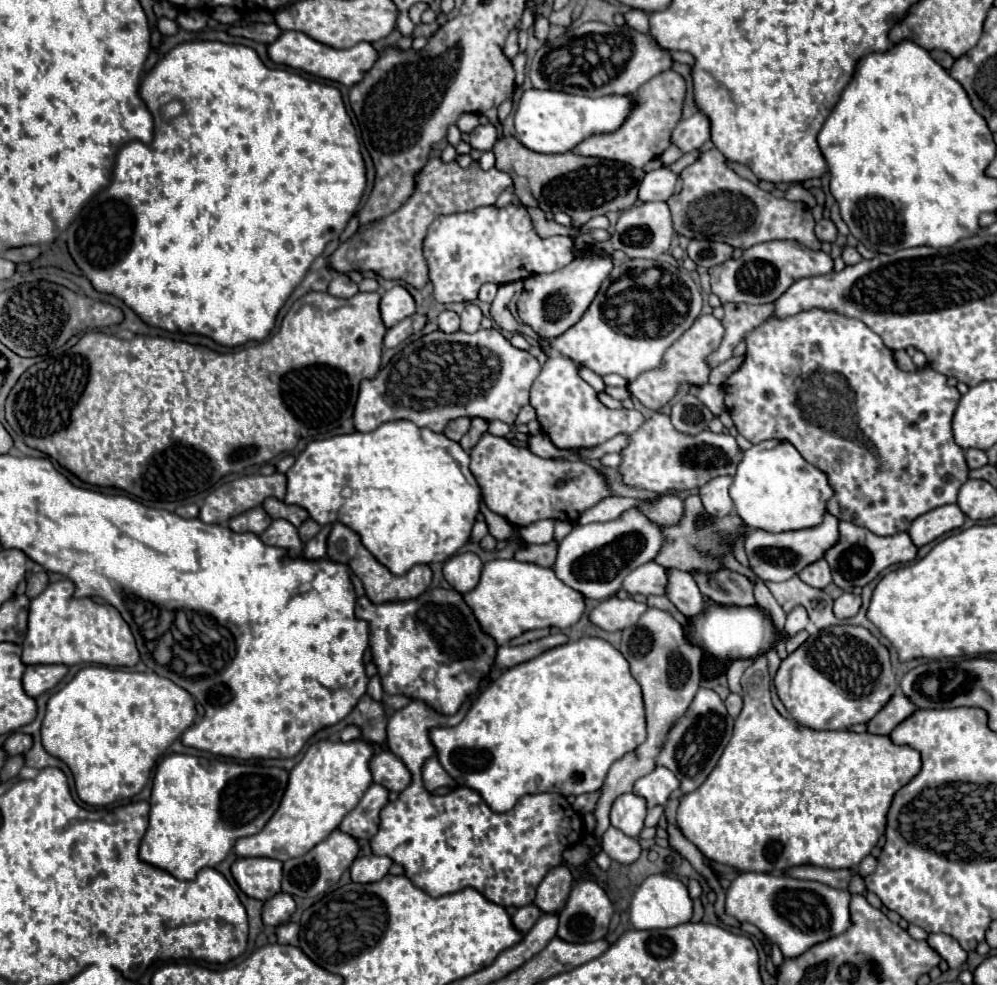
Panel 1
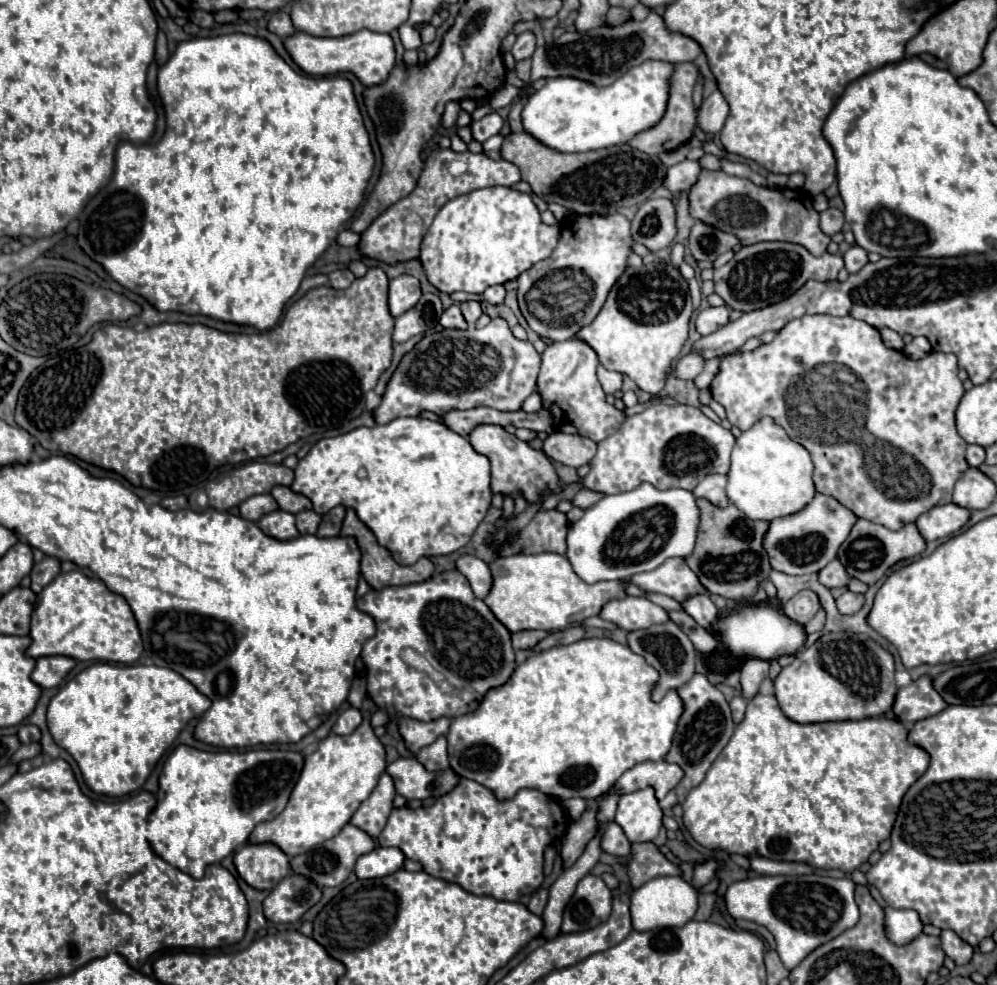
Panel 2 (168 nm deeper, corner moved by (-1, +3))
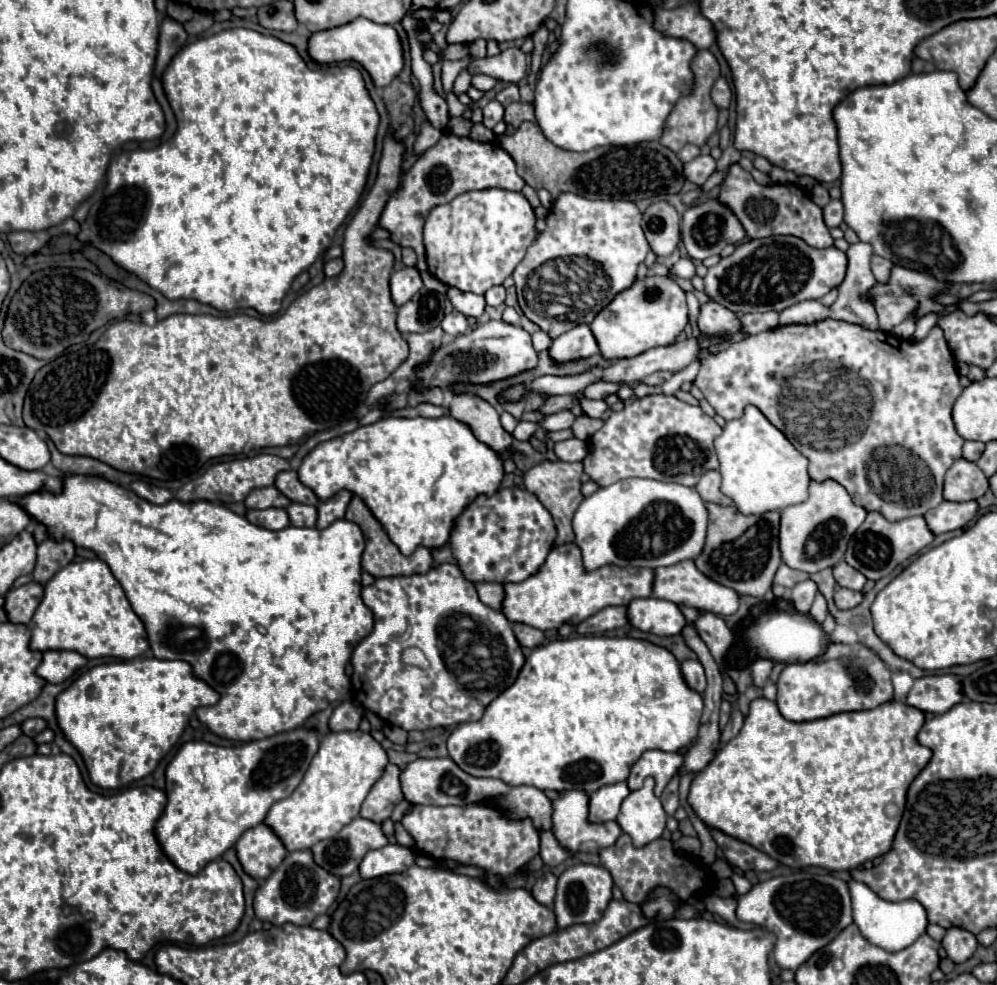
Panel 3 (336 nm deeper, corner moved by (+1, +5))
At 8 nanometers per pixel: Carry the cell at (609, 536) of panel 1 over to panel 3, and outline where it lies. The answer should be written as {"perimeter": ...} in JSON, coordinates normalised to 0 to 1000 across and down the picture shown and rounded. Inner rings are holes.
{"perimeter":[[[628,485],[608,495],[602,495],[592,506],[586,506],[576,522],[574,536],[578,542],[576,552],[584,560],[586,579],[596,581],[604,575],[622,575],[622,577],[640,575],[656,579],[660,575],[672,575],[684,569],[694,569],[706,556],[708,532],[710,532],[710,520],[706,508],[700,504],[696,495],[650,485]]]}

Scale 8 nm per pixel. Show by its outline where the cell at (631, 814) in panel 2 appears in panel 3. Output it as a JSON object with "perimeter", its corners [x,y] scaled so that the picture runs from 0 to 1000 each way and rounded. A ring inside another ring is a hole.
{"perimeter":[[[648,790],[642,802],[632,804],[622,820],[618,835],[634,851],[636,859],[646,859],[664,849],[670,826],[656,808],[656,792]]]}

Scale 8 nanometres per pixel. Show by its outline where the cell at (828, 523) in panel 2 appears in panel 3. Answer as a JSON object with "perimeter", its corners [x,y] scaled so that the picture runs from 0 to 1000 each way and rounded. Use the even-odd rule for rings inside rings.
{"perimeter":[[[835,487],[828,489],[812,489],[812,504],[804,512],[796,512],[786,516],[782,526],[782,560],[784,571],[796,579],[804,579],[810,583],[828,579],[847,566],[851,548],[859,540],[859,536],[867,530],[869,518],[859,514],[851,499]]]}

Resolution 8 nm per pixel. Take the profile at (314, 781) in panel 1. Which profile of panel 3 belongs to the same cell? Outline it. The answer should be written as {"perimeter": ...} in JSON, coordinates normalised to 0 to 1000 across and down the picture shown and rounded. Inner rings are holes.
{"perimeter":[[[331,743],[323,749],[317,768],[311,774],[299,800],[285,812],[277,814],[267,826],[267,839],[283,851],[289,865],[309,863],[317,855],[337,849],[343,839],[353,835],[371,804],[373,796],[383,788],[389,776],[385,759],[367,743]]]}

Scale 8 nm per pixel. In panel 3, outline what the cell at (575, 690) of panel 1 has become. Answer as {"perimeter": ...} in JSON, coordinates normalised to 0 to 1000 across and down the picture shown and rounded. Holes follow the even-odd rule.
{"perimeter":[[[582,646],[582,648],[574,648],[574,650],[556,650],[550,652],[546,656],[540,656],[534,660],[534,664],[528,668],[518,692],[508,698],[499,709],[495,709],[491,713],[491,717],[487,719],[485,727],[477,733],[463,733],[459,735],[459,739],[449,747],[449,765],[451,770],[471,788],[479,788],[479,790],[502,790],[506,792],[510,798],[536,798],[542,802],[586,802],[588,806],[598,804],[600,800],[608,798],[608,796],[618,796],[618,794],[626,794],[632,786],[634,776],[642,770],[644,763],[648,761],[666,761],[666,763],[680,763],[682,759],[686,759],[688,755],[692,755],[696,751],[696,747],[700,745],[700,735],[702,735],[702,727],[704,727],[704,707],[698,705],[696,701],[690,698],[690,694],[686,692],[684,684],[682,684],[682,674],[678,672],[678,668],[662,658],[656,656],[652,652],[646,650],[636,650],[636,648],[610,648],[610,646]]]}

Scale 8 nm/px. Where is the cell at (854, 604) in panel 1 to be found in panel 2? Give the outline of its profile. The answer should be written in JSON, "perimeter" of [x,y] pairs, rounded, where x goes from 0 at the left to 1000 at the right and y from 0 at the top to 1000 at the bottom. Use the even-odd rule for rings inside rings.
{"perimeter":[[[849,599],[843,607],[839,607],[839,613],[845,623],[859,623],[867,613],[867,603],[857,603]]]}

